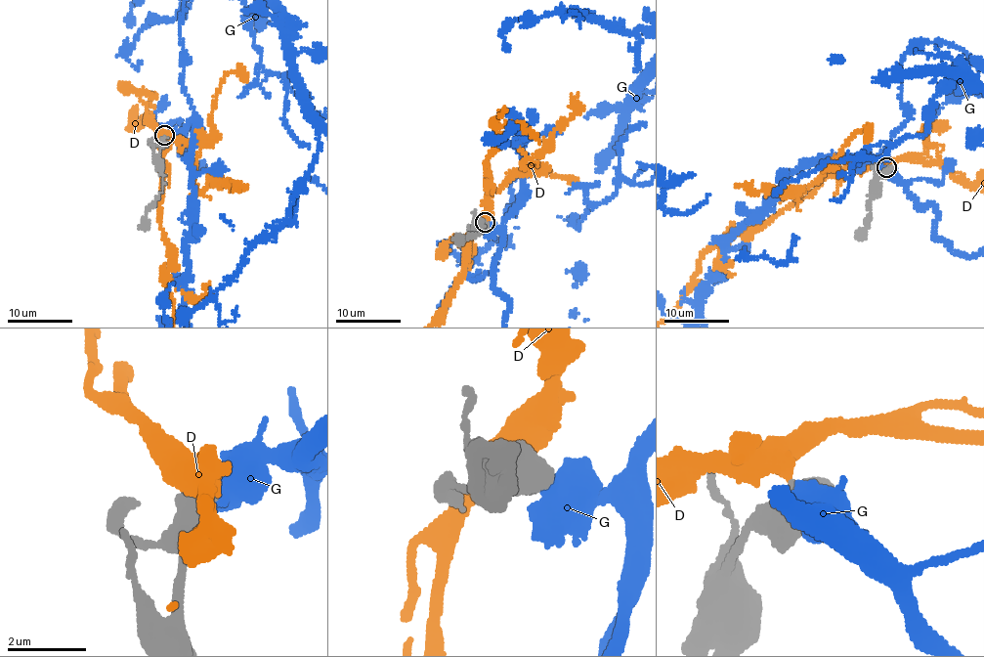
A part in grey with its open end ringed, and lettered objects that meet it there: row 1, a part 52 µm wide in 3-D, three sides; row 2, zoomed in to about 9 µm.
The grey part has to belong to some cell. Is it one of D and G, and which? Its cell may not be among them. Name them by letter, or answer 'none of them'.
none of them

